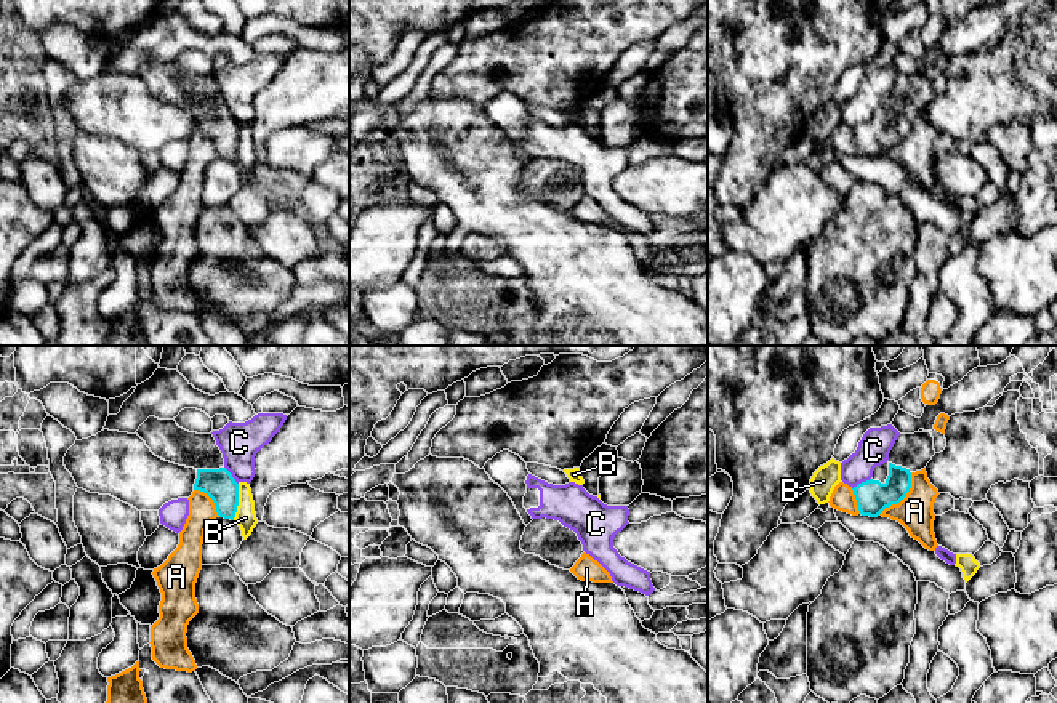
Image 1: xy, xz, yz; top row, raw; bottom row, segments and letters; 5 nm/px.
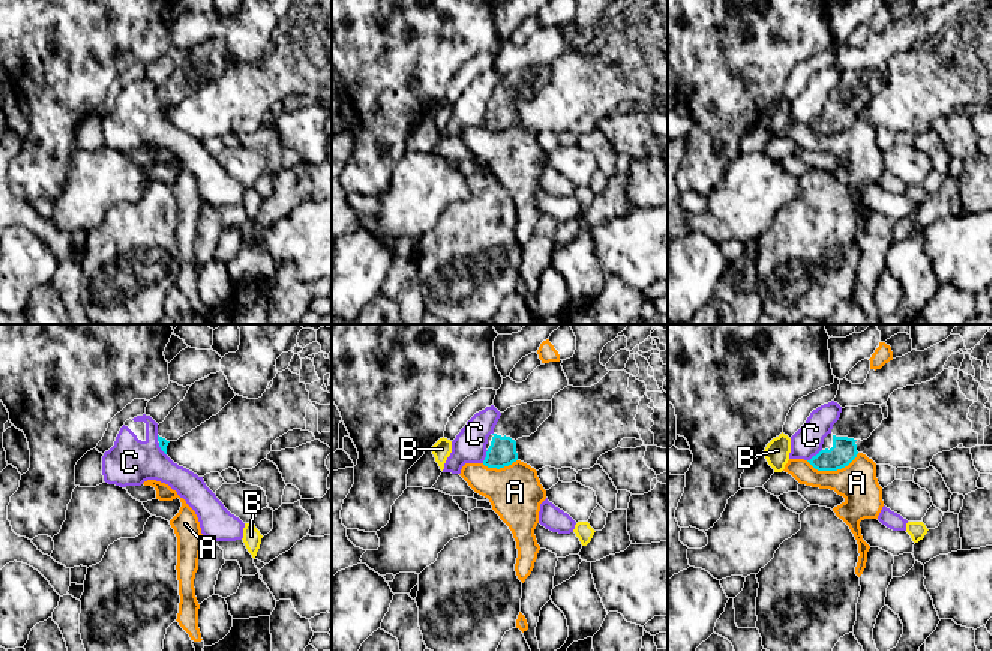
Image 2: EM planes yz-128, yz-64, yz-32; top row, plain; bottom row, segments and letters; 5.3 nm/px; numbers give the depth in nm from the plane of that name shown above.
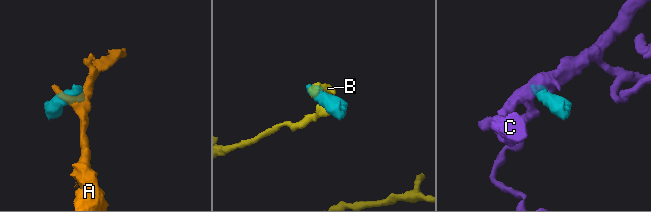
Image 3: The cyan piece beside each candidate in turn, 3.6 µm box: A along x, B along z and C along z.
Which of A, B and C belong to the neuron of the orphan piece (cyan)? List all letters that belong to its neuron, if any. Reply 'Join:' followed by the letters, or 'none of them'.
Join: none of them

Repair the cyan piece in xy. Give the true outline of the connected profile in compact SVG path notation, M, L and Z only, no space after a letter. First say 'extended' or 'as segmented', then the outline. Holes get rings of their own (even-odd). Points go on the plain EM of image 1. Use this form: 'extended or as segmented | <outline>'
extended | M149 58L136 72L151 93L170 104L194 109L194 131L207 135L219 159L234 162L239 147L239 125L224 109L224 99L213 75L197 75L173 61Z

